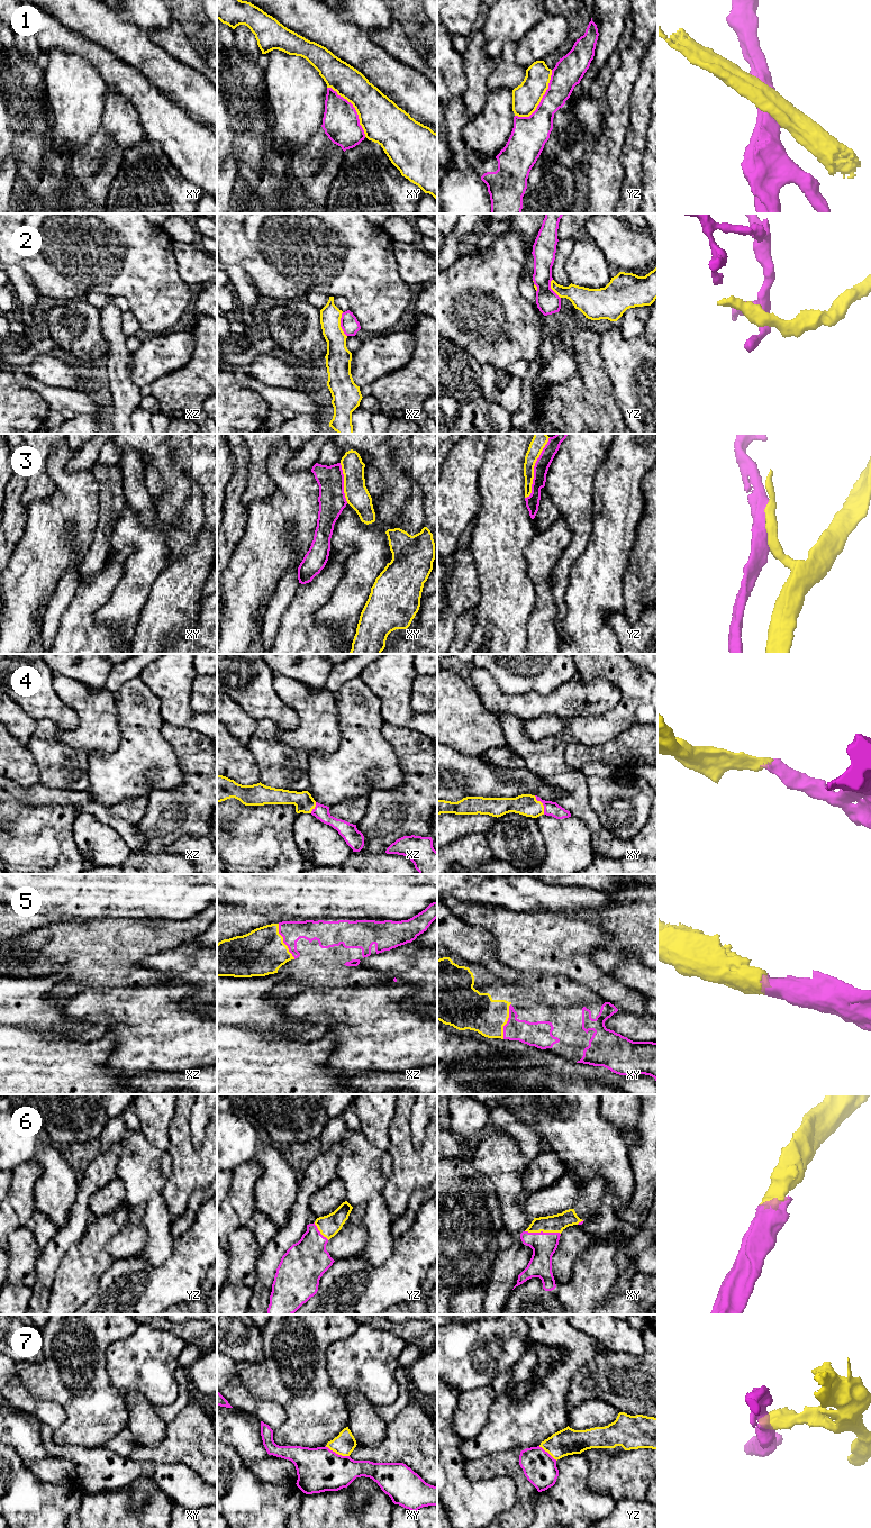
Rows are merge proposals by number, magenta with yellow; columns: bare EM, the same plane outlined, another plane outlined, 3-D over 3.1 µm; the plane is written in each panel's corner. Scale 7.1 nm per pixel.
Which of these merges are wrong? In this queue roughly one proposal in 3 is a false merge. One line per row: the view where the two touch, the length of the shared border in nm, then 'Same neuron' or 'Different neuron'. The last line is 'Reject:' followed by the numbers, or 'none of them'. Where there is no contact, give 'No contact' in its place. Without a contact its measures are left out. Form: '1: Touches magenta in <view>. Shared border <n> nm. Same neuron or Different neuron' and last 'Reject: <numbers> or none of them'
1: Touches magenta in yz. Shared border 420 nm. Different neuron
2: Touches magenta in xz. Shared border 180 nm. Different neuron
3: Touches magenta in yz. Shared border 480 nm. Different neuron
4: Touches magenta in xy. Shared border 150 nm. Same neuron
5: Touches magenta in xz. Shared border 280 nm. Same neuron
6: Touches magenta in xy. Shared border 260 nm. Same neuron
7: Touches magenta in xy. Shared border 190 nm. Different neuron
Reject: 1, 2, 3, 7

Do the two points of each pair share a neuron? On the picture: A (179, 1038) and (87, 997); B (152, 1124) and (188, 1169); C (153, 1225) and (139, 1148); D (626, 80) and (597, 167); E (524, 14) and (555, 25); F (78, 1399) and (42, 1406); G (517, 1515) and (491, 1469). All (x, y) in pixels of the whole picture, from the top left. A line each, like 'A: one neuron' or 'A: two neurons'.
A: one neuron
B: two neurons
C: one neuron
D: one neuron
E: two neurons
F: two neurons
G: one neuron

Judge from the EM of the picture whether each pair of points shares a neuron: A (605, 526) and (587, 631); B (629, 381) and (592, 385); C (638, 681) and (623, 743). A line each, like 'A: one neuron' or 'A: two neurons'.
A: one neuron
B: two neurons
C: two neurons

